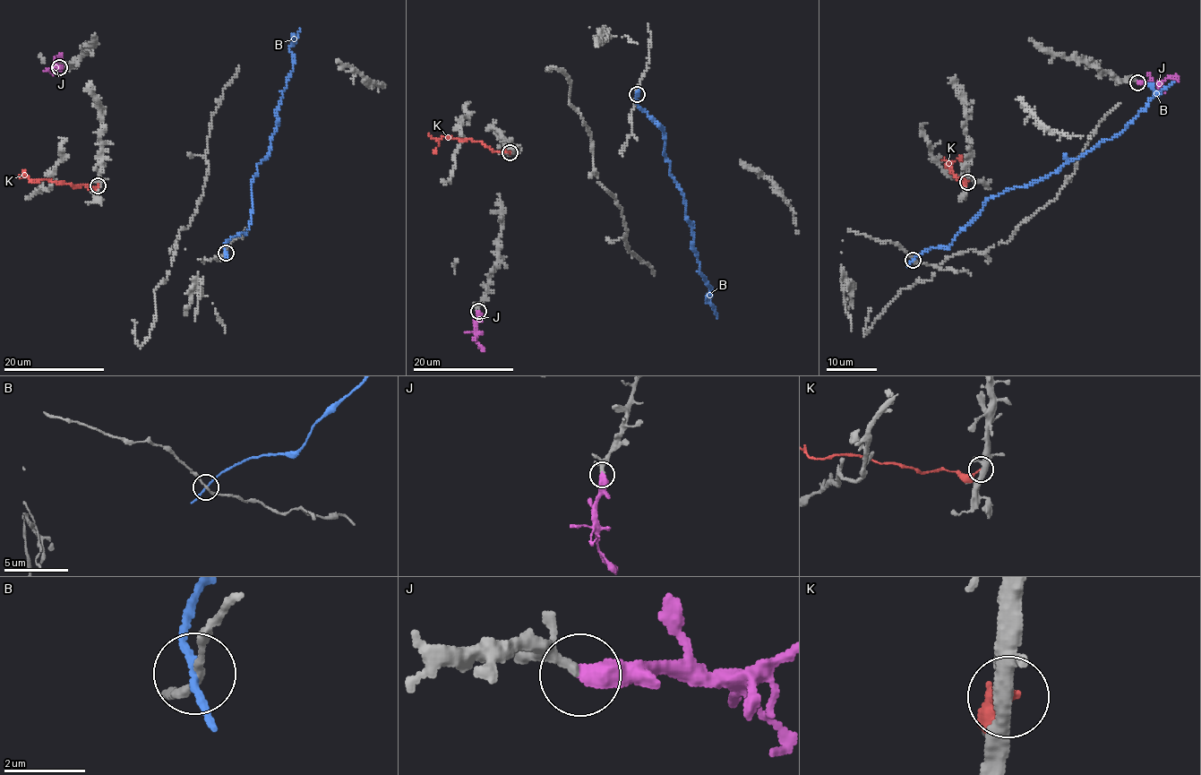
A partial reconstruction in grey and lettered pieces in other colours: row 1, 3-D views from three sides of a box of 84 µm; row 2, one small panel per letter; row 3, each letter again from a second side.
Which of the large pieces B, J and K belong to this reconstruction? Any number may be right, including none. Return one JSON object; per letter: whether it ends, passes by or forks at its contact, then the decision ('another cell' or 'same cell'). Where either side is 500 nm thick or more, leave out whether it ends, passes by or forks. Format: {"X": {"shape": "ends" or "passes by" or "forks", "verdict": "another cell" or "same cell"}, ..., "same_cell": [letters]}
{"B": {"shape": "passes by", "verdict": "another cell"}, "J": {"verdict": "same cell"}, "K": {"shape": "ends", "verdict": "another cell"}, "same_cell": ["J"]}

